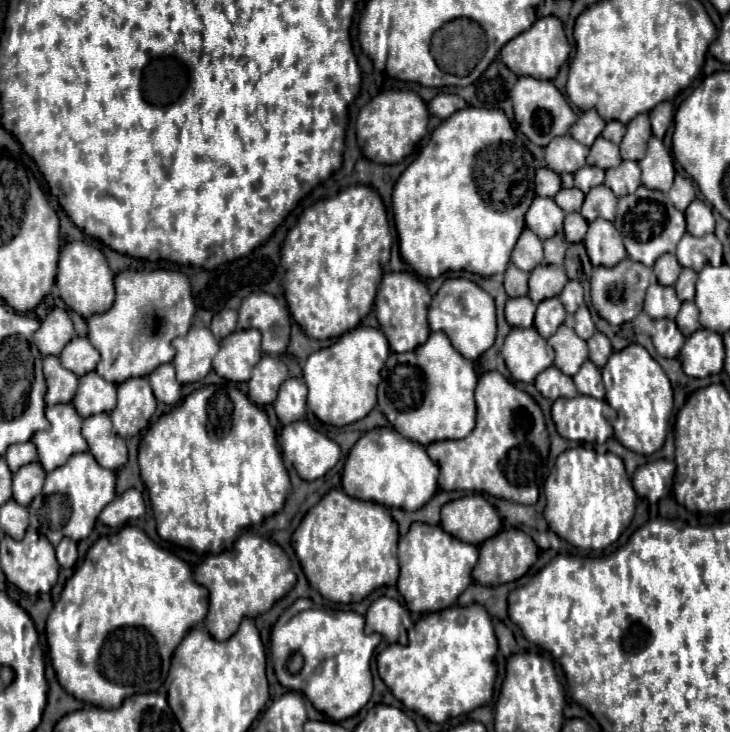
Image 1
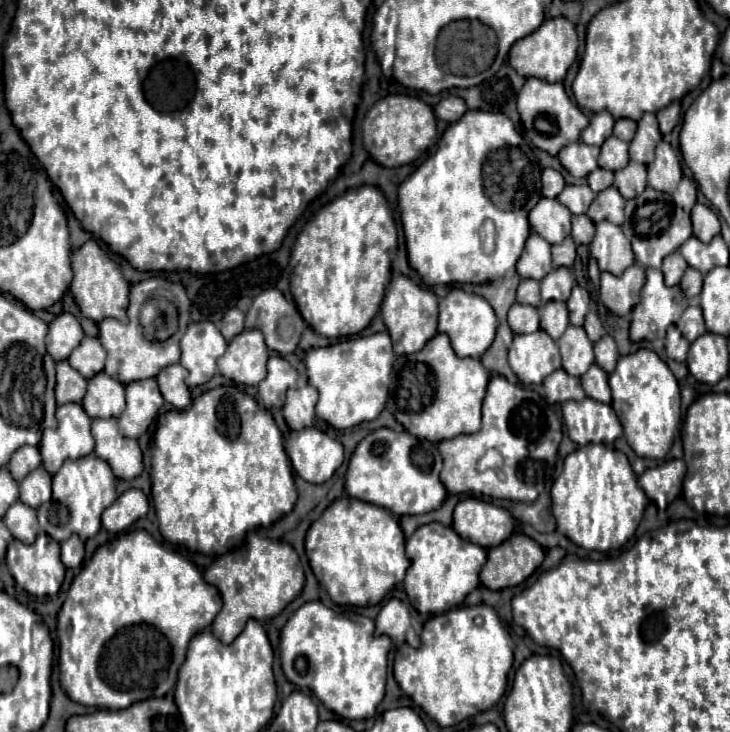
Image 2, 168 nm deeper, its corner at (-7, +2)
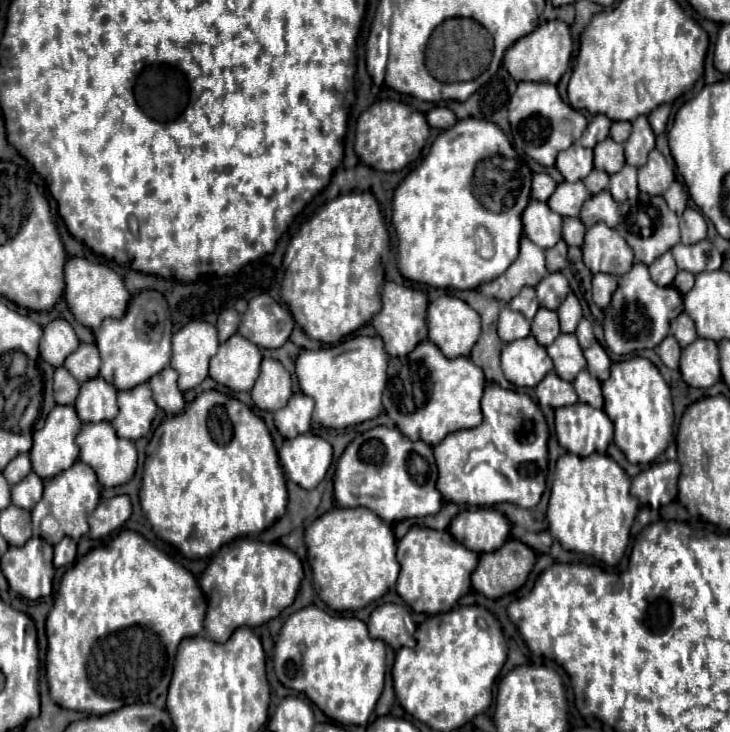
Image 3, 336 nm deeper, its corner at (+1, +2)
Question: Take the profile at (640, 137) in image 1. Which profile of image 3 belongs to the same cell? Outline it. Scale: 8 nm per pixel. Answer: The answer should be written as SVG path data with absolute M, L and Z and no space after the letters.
M639 116L633 120L633 132L625 142L625 158L627 164L641 168L647 162L647 154L655 148L655 134L649 126L647 116Z

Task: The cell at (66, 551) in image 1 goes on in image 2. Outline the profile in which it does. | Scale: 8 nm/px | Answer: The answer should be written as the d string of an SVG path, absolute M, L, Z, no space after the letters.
M73 534L69 540L61 544L61 560L67 568L77 568L81 566L85 556L85 546L77 534Z

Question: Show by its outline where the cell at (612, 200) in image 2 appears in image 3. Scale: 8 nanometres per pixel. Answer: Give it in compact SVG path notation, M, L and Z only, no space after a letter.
M603 190L595 196L591 196L581 210L581 222L591 228L597 222L605 222L607 226L615 228L619 222L619 204L611 198L609 190Z

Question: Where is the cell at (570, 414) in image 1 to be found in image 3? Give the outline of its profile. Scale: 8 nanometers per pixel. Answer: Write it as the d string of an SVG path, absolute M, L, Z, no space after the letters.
M577 402L577 404L555 410L555 432L557 432L559 444L577 456L587 456L593 452L603 454L613 440L613 422L607 418L603 410Z

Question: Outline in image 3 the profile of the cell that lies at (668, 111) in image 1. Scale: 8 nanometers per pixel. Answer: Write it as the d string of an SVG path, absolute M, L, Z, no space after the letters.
M661 104L659 108L655 108L649 114L649 122L651 122L651 128L653 128L655 134L665 132L665 126L667 126L667 120L669 120L669 112L671 112L671 106L669 104Z

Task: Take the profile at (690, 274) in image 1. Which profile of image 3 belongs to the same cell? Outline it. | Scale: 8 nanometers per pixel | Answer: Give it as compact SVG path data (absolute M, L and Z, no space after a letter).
M681 270L681 272L675 276L675 280L673 280L673 286L675 286L681 294L687 294L693 284L695 284L695 276L693 276L691 272L683 272L683 270Z

